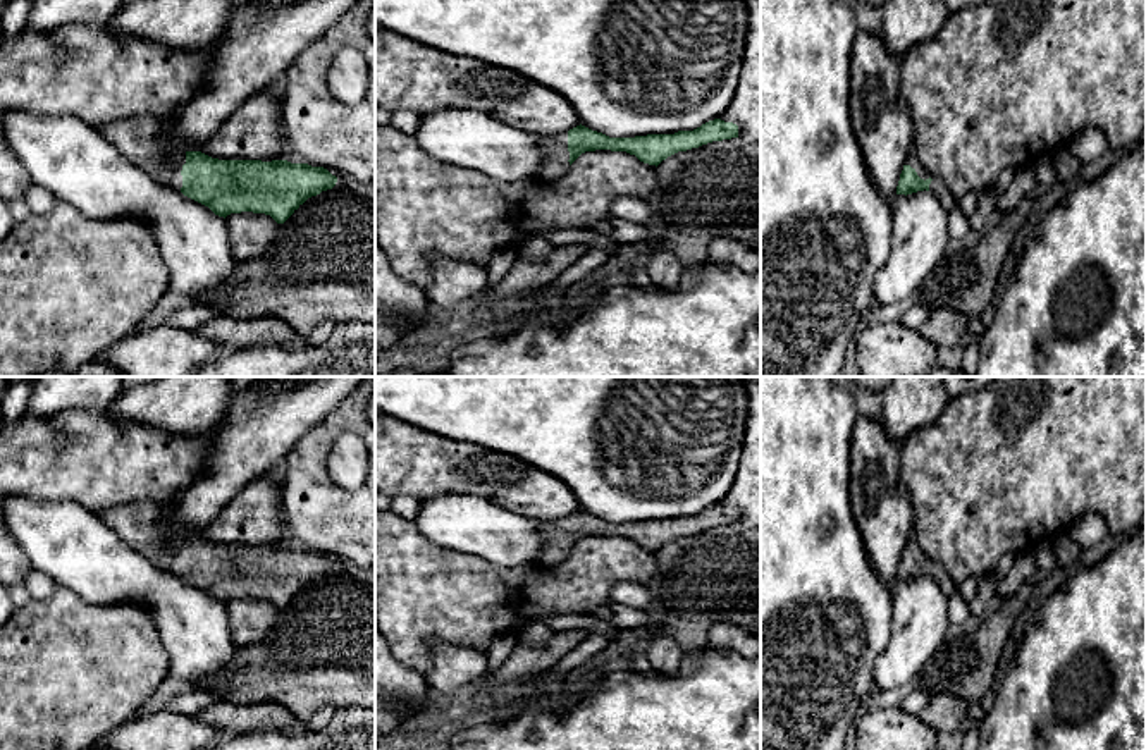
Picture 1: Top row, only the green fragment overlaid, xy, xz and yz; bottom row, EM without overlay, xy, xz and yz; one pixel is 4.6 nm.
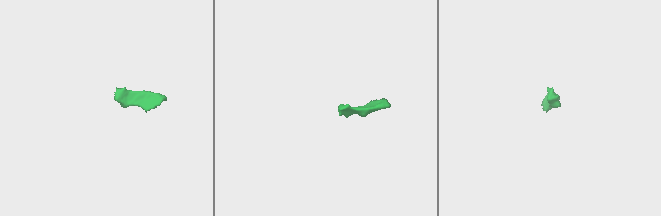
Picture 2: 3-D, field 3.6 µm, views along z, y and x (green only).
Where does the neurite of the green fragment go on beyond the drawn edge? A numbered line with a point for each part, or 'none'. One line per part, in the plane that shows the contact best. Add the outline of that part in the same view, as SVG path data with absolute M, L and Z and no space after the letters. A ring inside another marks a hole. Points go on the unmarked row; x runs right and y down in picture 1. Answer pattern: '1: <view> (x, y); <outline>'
1: yz (936, 571); M912 528L909 538L907 538L907 545L905 545L905 550L910 550L917 561L921 564L933 564L931 569L929 569L929 576L938 583L938 587L941 588L941 592L950 599L955 595L957 592L957 585L953 583L952 576L948 575L948 571L943 568L941 562L934 562L931 561L919 547L919 542L917 542L917 533L915 530Z

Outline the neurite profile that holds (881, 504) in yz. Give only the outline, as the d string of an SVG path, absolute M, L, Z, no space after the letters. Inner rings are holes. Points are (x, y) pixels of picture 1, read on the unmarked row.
M859 416L852 430L850 497L869 559L893 588L914 506L902 480L902 446L890 439L879 418Z

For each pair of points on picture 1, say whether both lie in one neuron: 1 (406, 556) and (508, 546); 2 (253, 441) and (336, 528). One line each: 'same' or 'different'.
1: different
2: different

